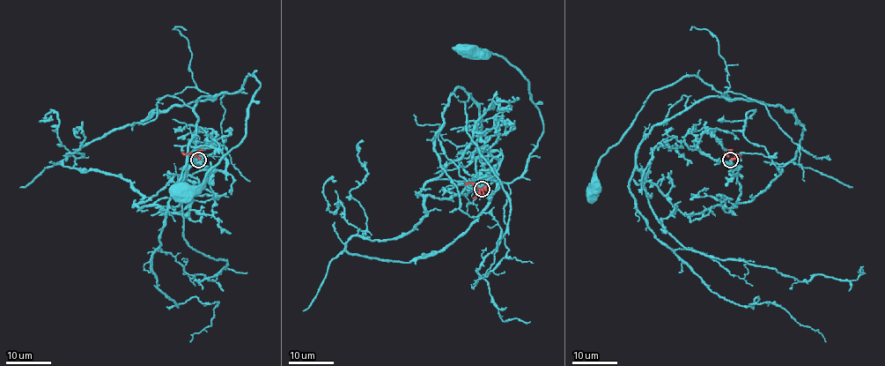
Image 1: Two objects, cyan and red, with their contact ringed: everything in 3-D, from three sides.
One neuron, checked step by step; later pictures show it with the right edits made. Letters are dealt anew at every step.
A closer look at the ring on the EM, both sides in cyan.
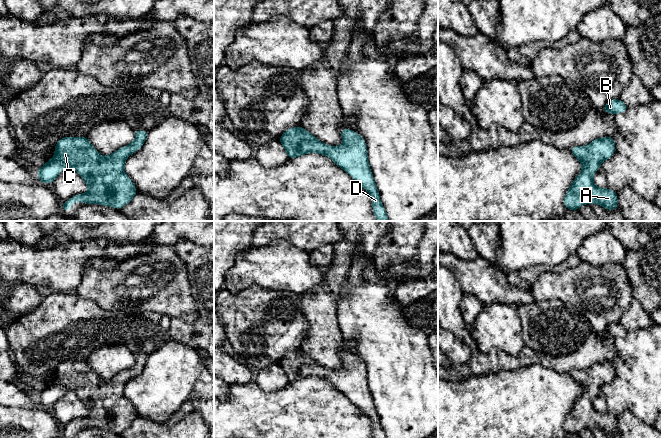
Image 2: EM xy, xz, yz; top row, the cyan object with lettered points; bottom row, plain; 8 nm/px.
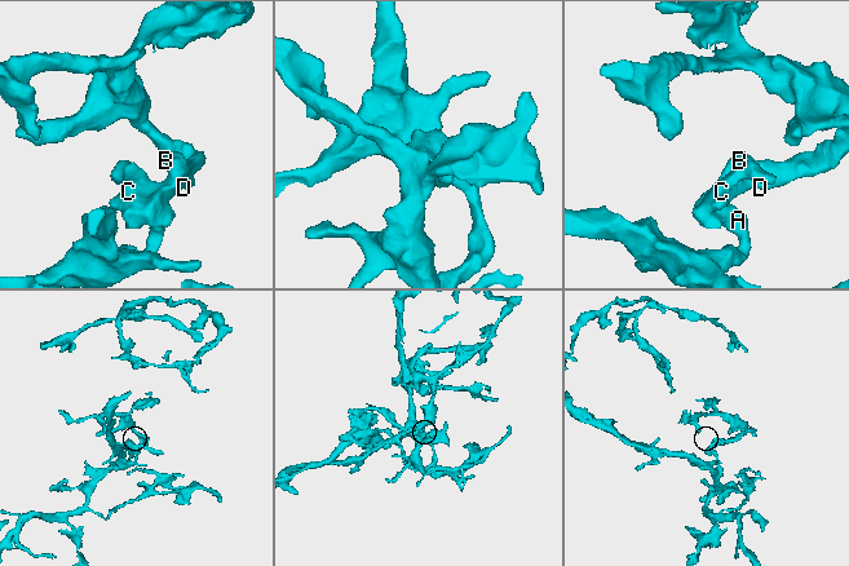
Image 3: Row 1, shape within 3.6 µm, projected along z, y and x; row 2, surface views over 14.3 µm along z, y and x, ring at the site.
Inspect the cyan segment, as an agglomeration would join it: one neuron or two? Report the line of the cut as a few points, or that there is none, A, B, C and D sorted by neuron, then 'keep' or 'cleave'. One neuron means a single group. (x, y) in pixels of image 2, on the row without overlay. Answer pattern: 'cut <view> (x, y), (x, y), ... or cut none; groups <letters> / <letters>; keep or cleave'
cut none; groups A B C D; keep

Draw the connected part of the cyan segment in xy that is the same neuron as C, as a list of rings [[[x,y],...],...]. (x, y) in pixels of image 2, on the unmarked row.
[[[136,354],[134,356],[136,362],[130,369],[119,372],[107,381],[101,380],[86,360],[64,361],[56,367],[53,383],[44,387],[43,390],[36,395],[40,406],[46,408],[53,407],[62,394],[72,391],[83,402],[89,412],[87,417],[73,419],[70,423],[63,426],[62,435],[70,436],[73,426],[101,428],[121,434],[125,428],[132,424],[137,414],[133,405],[125,398],[124,388],[129,379],[142,372],[148,359],[148,355],[145,354]]]

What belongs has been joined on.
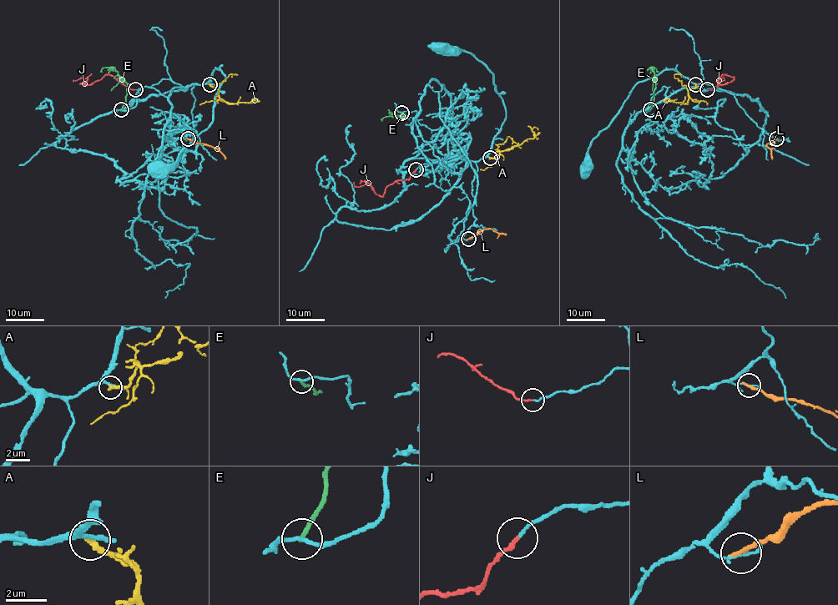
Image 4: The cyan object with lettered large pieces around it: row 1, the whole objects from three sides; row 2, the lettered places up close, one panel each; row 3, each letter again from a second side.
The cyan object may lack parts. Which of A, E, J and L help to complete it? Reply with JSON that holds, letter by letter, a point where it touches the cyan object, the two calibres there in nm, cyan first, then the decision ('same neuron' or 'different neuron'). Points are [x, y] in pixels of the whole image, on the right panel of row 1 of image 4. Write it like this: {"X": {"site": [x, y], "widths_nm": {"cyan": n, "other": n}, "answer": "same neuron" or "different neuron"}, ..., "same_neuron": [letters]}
{"A": {"site": [695, 84], "widths_nm": {"cyan": 220, "other": 300}, "answer": "different neuron"}, "E": {"site": [650, 109], "widths_nm": {"cyan": 170, "other": 220}, "answer": "different neuron"}, "J": {"site": [707, 89], "widths_nm": {"cyan": 150, "other": 160}, "answer": "same neuron"}, "L": {"site": [776, 138], "widths_nm": {"cyan": 130, "other": 240}, "answer": "different neuron"}, "same_neuron": ["J"]}

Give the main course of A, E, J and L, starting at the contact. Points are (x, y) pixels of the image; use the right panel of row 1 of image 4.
A: (695, 84), (689, 90), (689, 98), (684, 103), (664, 99), (668, 98)
E: (650, 109), (654, 98), (654, 67), (658, 72)
J: (707, 89), (716, 86), (722, 75), (734, 78), (720, 84), (720, 78), (723, 78), (724, 80), (719, 82)
L: (776, 139), (766, 146), (771, 152), (772, 159)

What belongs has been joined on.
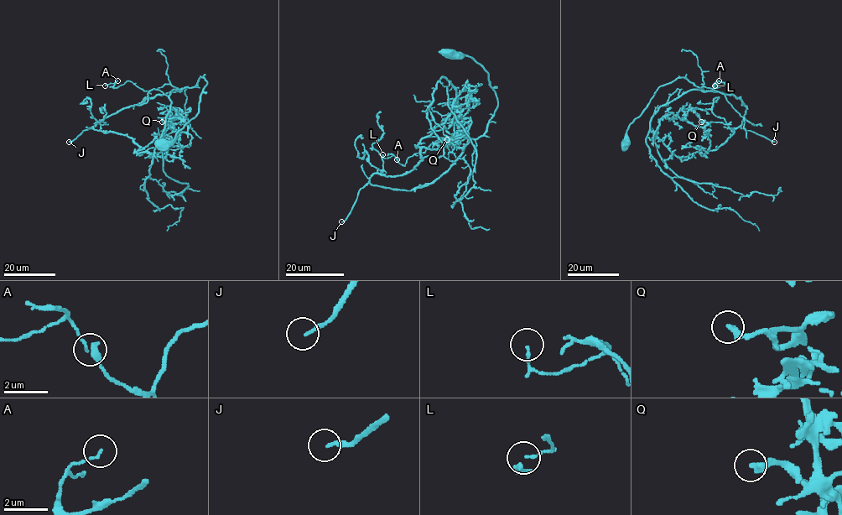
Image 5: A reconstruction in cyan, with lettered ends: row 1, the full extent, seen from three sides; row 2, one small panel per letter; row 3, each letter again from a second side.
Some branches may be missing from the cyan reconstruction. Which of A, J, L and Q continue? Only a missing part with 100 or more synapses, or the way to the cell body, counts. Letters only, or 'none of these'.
J

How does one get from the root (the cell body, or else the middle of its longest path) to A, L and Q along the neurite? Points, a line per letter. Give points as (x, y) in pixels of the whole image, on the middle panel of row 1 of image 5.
A: (448, 54), (488, 73), (497, 107), (487, 130), (397, 159)
L: (448, 54), (471, 56), (488, 73), (497, 107), (487, 130), (475, 139), (436, 141), (403, 165), (382, 154)
Q: (448, 54), (488, 73), (487, 130), (430, 184), (370, 182), (411, 171), (423, 147), (458, 147), (447, 139)

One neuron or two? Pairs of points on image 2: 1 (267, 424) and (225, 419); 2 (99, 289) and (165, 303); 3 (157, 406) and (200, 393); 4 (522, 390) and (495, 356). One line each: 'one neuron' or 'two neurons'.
1: one neuron
2: one neuron
3: two neurons
4: two neurons

